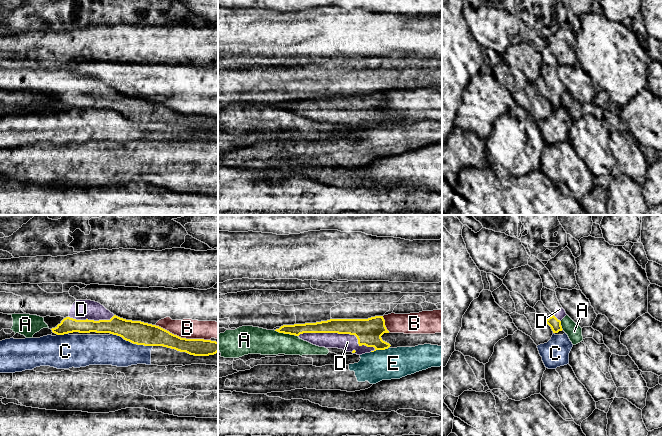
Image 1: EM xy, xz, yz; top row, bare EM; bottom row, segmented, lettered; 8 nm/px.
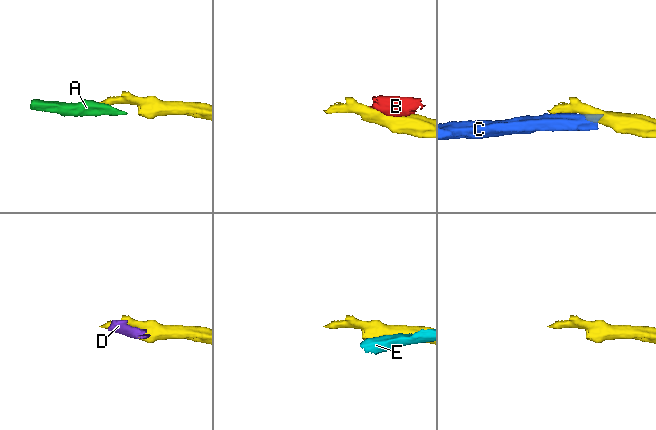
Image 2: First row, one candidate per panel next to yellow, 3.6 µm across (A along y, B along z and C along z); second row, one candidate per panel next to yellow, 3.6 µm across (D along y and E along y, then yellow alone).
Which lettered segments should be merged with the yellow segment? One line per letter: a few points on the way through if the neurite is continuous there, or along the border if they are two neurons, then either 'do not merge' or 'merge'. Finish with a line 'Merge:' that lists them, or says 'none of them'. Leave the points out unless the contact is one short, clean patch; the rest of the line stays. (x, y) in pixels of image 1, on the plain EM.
A: border along xz (274, 106), (297, 112); do not merge
B: do not merge
C: do not merge
D: merge
E: do not merge
Merge: D

